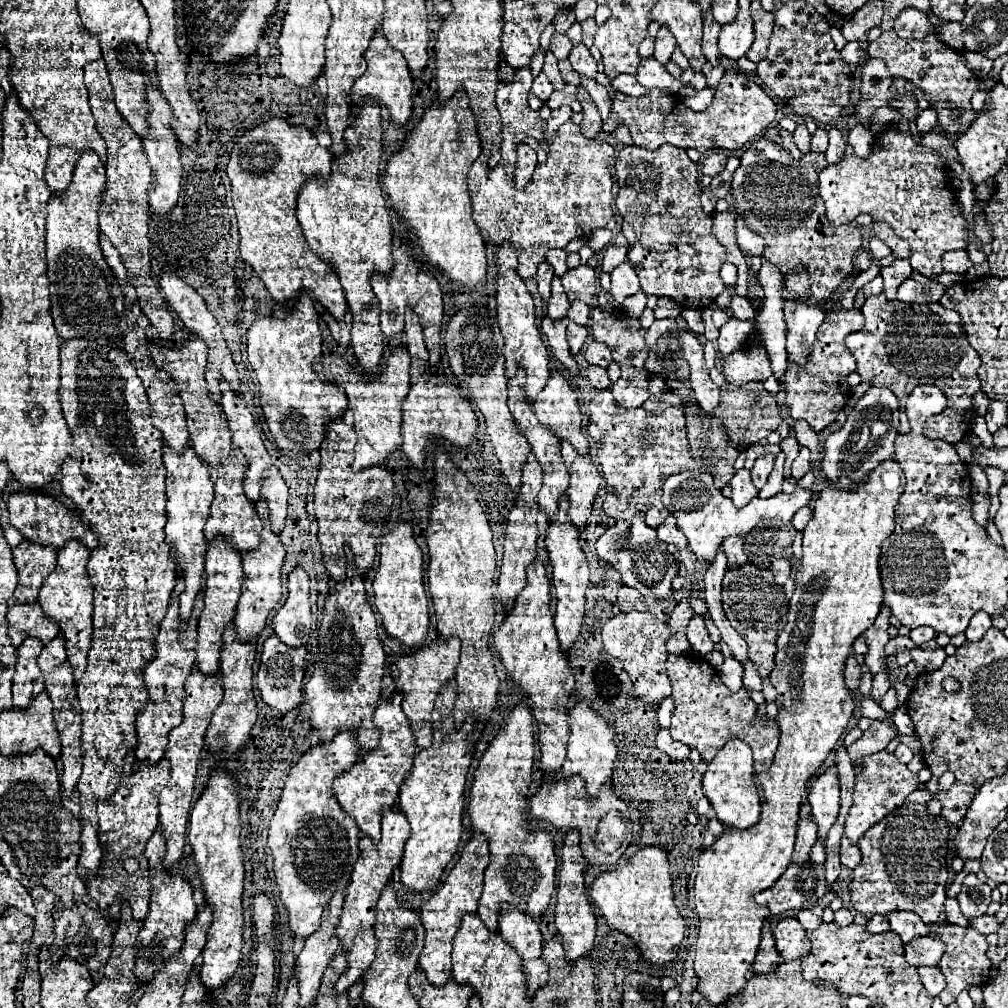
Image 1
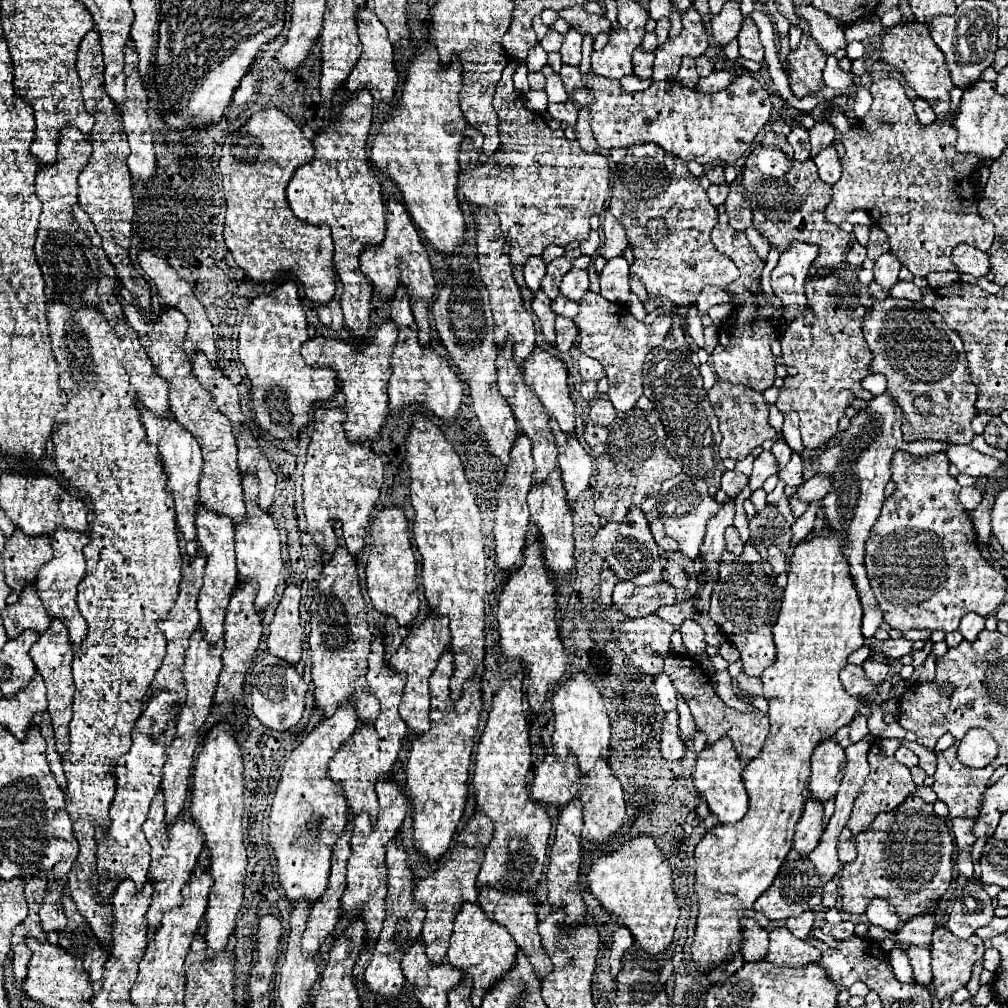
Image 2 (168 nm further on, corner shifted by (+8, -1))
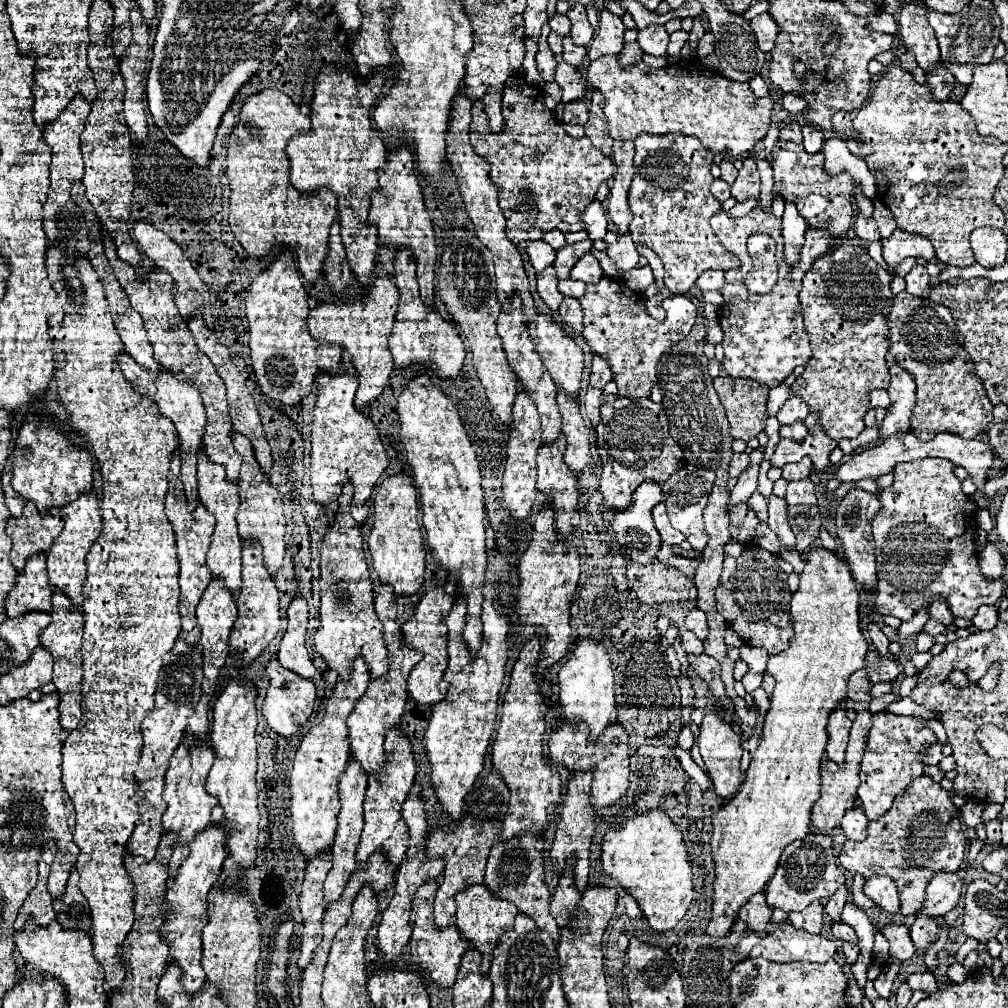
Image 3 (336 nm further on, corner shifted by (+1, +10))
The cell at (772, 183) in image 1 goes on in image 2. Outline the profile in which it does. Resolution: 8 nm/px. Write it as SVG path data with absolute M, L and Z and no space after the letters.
M759 147L745 159L739 185L751 205L755 229L769 241L773 249L781 253L789 249L793 241L817 245L819 255L809 267L809 277L835 273L841 267L851 235L825 221L823 207L829 203L831 185L819 179L817 165L811 159L799 163L795 159L787 159L787 155L777 147Z

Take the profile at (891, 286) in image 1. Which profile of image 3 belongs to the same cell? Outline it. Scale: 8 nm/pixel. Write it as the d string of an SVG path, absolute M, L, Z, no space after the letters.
M894 230L890 238L884 238L882 242L882 256L890 268L896 268L904 258L908 256L922 256L924 260L934 260L934 248L928 238L920 234L908 234L902 230Z

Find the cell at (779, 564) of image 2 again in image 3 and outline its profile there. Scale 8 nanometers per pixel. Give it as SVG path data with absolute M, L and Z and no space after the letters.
M770 496L770 506L768 506L768 526L770 530L782 540L786 546L794 546L794 534L788 524L788 502L778 496Z

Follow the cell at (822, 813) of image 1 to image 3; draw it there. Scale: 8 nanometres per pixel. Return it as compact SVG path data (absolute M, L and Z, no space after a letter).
M840 702L840 706L836 706L836 710L830 714L830 720L828 720L828 746L826 746L828 760L834 760L836 764L844 762L850 726L852 726L852 720L846 716L844 702Z

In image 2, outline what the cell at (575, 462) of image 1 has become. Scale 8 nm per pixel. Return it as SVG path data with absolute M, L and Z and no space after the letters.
M549 421L551 431L555 435L555 443L559 449L559 469L561 469L561 479L567 493L567 503L571 505L581 491L587 489L589 479L593 475L593 465L591 457L587 451L581 447L575 435L565 435L557 423Z

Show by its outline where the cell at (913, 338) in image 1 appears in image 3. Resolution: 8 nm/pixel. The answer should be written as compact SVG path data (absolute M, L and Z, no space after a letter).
M900 292L894 300L894 306L892 306L892 312L888 318L888 326L890 326L890 352L894 354L896 362L914 376L916 386L918 386L916 406L912 410L912 422L910 422L914 436L928 442L938 432L952 432L966 440L972 440L978 434L982 434L988 428L988 424L994 420L992 404L986 396L982 380L974 372L974 364L972 364L970 356L964 350L964 344L962 344L964 336L958 332L950 310L946 306L934 304L930 300L916 298L908 292Z

